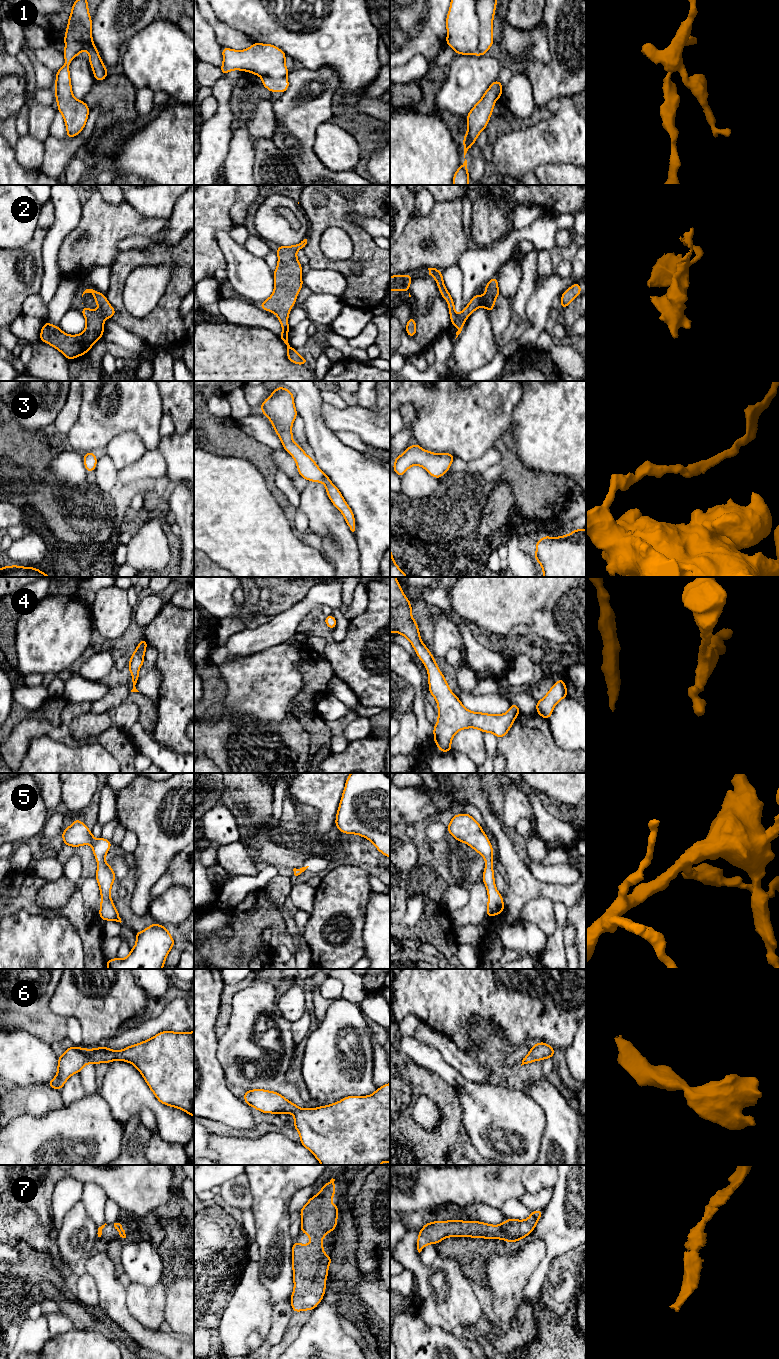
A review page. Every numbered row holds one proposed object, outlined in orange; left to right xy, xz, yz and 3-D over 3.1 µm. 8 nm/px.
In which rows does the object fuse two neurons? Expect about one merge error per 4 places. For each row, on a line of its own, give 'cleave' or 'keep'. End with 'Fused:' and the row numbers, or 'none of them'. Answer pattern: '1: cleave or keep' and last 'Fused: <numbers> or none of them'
1: cleave
2: keep
3: keep
4: keep
5: keep
6: keep
7: keep
Fused: 1

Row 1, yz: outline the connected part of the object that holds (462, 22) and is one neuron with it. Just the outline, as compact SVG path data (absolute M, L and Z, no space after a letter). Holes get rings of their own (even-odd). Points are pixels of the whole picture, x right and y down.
M451 0L446 27L446 44L456 54L478 55L479 17L476 0Z

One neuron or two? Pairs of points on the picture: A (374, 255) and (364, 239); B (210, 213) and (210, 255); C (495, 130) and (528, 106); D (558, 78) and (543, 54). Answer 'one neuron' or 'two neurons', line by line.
A: one neuron
B: one neuron
C: two neurons
D: two neurons

